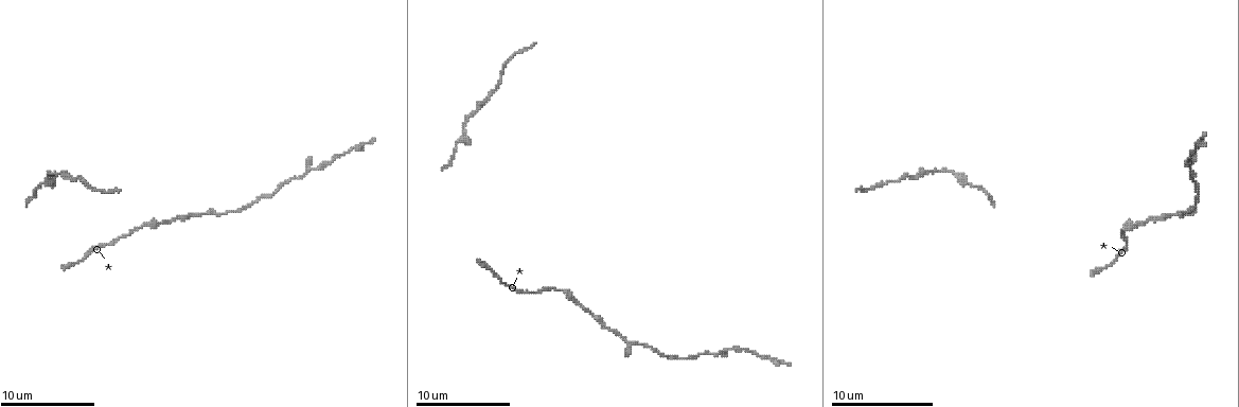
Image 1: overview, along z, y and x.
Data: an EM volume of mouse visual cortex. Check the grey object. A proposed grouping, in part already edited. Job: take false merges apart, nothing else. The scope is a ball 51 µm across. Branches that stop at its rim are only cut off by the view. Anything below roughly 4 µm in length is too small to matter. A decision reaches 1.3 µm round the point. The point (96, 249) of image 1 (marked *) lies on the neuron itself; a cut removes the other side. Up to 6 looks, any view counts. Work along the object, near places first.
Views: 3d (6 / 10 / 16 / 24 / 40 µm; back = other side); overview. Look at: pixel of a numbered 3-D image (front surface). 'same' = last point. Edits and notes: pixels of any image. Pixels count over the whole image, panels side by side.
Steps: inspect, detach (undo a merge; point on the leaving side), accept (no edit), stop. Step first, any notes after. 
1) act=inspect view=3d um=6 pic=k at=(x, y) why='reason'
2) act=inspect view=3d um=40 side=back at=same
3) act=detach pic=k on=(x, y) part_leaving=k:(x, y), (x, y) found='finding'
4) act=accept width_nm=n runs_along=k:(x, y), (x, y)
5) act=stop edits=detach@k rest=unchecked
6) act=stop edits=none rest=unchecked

act=inspect view=3d um=10 pic=1 at=(576, 302) why='calibre changes'

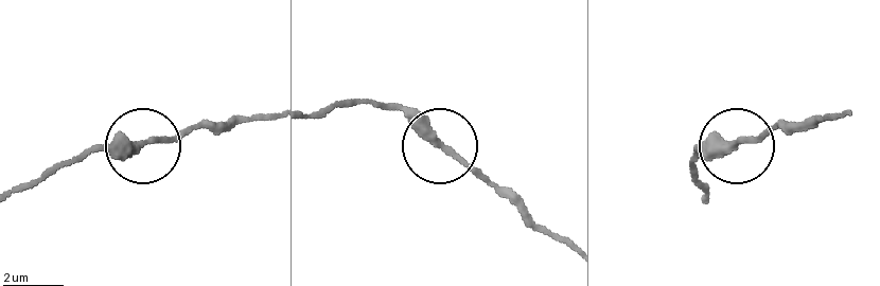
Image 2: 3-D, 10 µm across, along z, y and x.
act=inspect view=3d um=10 side=back pic=2 at=(149, 142) why='other side'

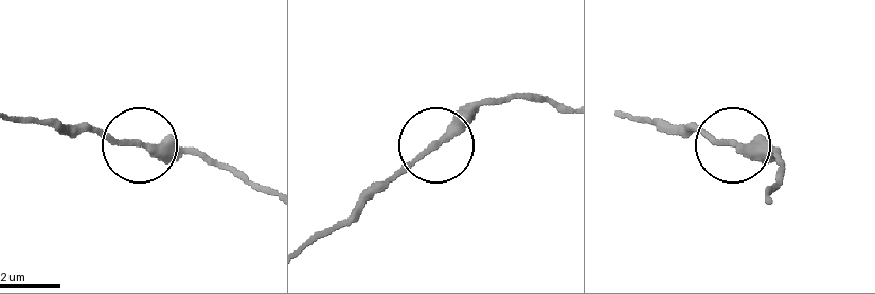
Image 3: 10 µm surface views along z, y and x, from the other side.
act=accept runs_along=3:(564, 108), (525, 97), (480, 104), (361, 212) found='continuous, no second neuron'

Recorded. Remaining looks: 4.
act=inspect view=3d um=16 pic=1 at=(223, 213) why='thin neck'

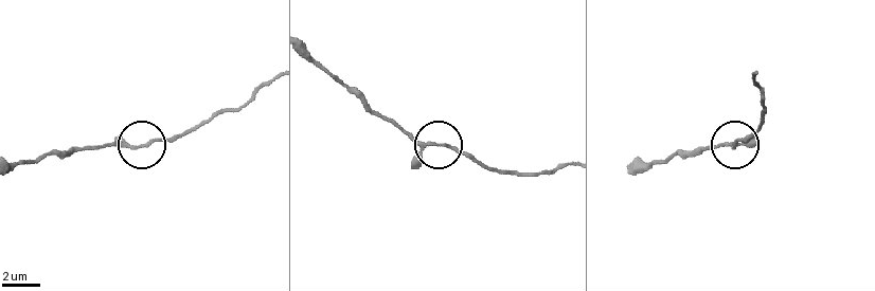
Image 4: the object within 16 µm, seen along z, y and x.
act=accept runs_along=4:(631, 169), (693, 155), (708, 145), (736, 145), (753, 135) found='one neuron here'

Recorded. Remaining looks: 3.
act=inspect view=3d um=10 pic=1 at=(313, 170) why='a narrow waist'

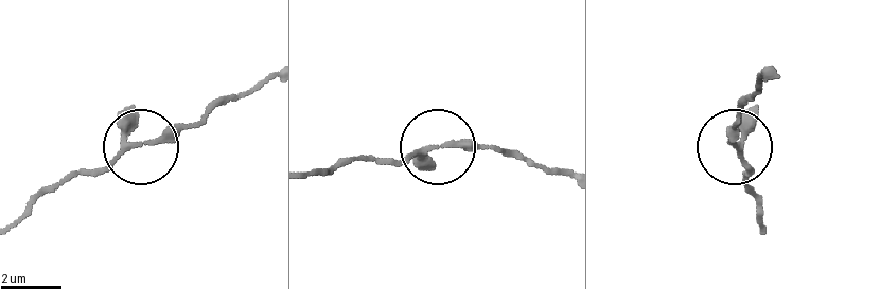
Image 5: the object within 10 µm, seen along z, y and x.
act=accept runs_along=5:(311, 175), (356, 160), (402, 160), (439, 145), (506, 149) found='one neuron here'

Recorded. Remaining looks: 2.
act=stop edits=none rest=unchecked

